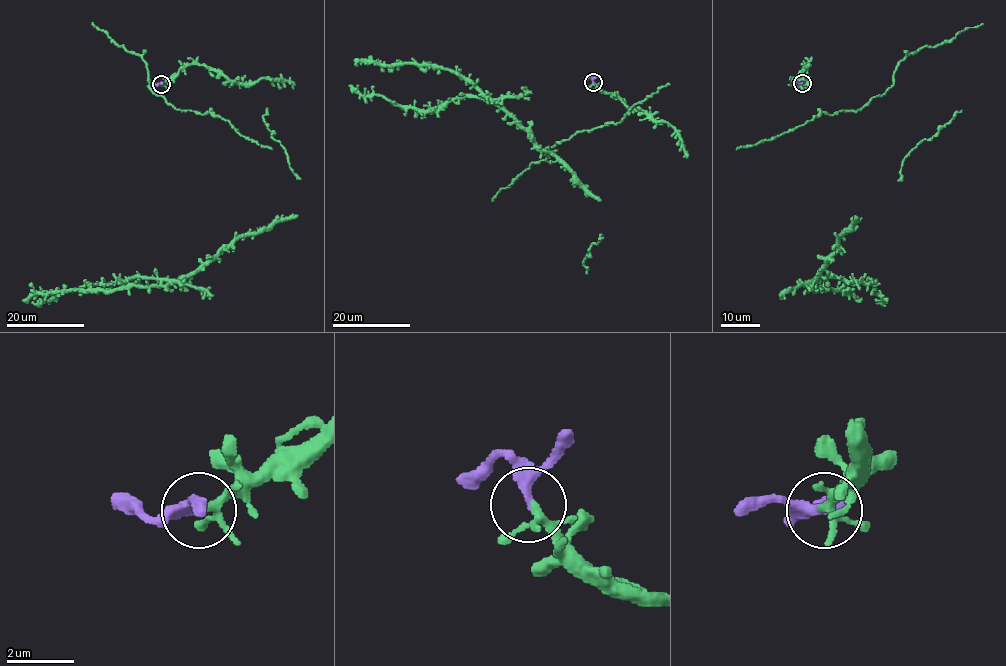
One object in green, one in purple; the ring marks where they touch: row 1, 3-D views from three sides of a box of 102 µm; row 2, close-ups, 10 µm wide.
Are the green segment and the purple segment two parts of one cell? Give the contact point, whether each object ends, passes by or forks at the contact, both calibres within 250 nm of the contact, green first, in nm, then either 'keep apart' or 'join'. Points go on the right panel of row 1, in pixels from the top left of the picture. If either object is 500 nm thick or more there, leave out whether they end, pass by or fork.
(802, 83) | green forks | purple passes by | 170/240 nm | join

